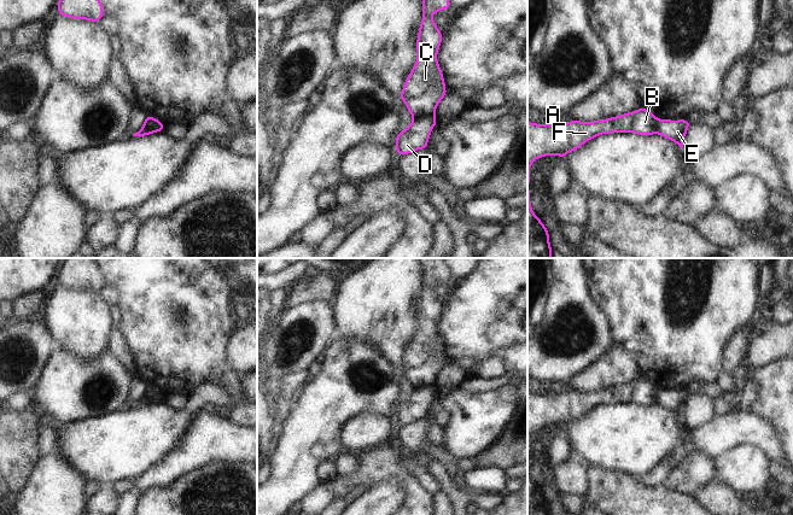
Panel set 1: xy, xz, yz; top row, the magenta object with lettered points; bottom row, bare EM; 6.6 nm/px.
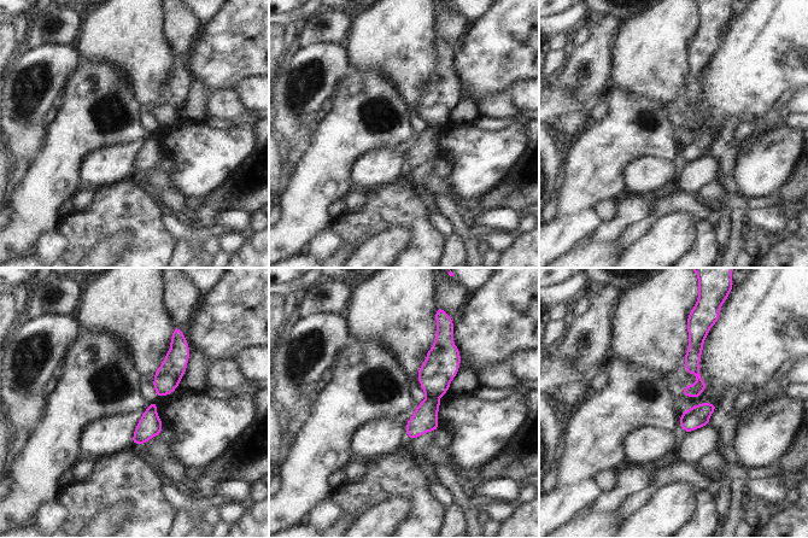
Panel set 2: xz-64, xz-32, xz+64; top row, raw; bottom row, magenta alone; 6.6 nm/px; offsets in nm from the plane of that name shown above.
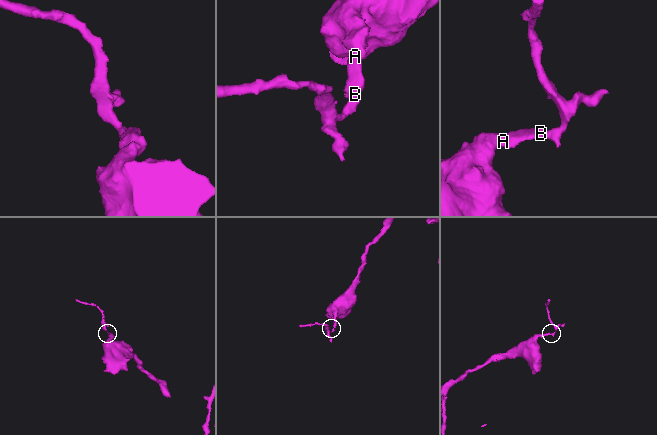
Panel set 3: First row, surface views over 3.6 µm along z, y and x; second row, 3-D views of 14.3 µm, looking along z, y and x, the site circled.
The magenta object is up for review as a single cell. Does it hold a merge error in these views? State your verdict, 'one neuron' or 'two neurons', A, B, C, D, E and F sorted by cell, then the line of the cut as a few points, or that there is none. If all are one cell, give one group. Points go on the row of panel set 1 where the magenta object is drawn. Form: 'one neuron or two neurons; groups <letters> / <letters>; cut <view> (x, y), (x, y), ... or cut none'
two neurons; groups A B C F / D E; cut xz (433, 115), (414, 118)

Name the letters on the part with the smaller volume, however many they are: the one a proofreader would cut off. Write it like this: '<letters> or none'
D, E

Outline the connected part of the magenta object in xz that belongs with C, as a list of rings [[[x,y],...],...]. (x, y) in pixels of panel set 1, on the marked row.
[[[422,0],[422,19],[416,40],[419,57],[398,98],[406,103],[414,118],[435,116],[437,105],[447,95],[444,77],[437,62],[442,31],[431,16],[450,7],[449,0]]]

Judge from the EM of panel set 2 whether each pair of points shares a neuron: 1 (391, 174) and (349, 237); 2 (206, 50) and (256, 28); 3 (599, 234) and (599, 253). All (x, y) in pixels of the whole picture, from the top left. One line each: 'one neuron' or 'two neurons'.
1: two neurons
2: one neuron
3: two neurons

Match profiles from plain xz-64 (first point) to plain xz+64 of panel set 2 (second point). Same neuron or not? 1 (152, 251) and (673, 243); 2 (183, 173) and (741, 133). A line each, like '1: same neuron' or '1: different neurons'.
1: different neurons
2: different neurons

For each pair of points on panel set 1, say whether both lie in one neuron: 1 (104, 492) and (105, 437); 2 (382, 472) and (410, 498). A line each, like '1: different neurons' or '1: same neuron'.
1: different neurons
2: same neuron

